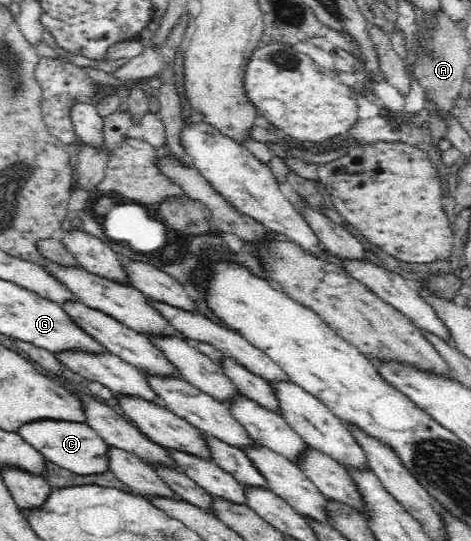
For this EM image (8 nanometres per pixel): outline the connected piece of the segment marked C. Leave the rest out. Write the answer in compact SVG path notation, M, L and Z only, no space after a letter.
M34 420L20 426L18 433L47 460L75 474L101 474L109 468L109 444L105 444L87 424L67 420Z

